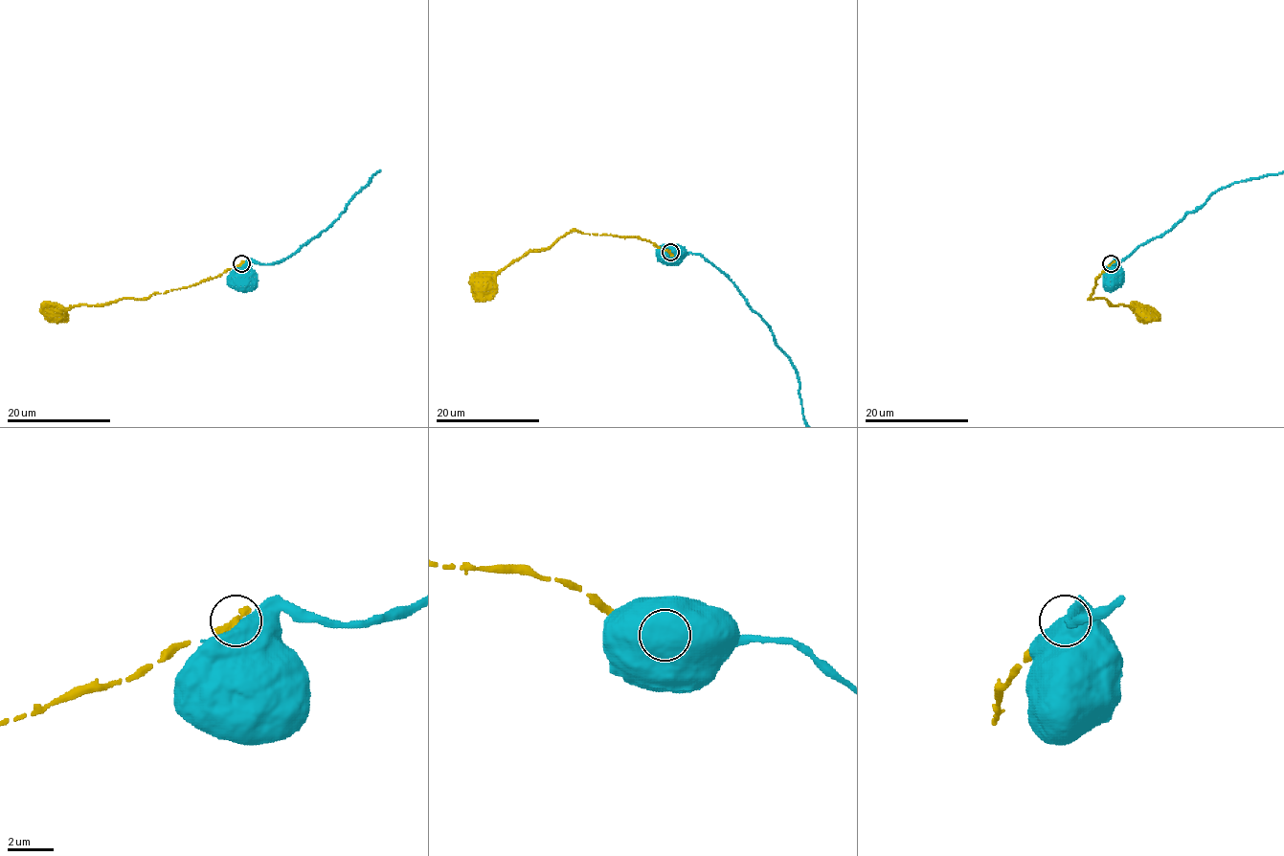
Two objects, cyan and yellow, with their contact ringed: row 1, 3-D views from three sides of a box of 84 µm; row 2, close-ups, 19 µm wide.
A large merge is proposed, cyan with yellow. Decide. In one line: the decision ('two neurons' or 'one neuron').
two neurons

